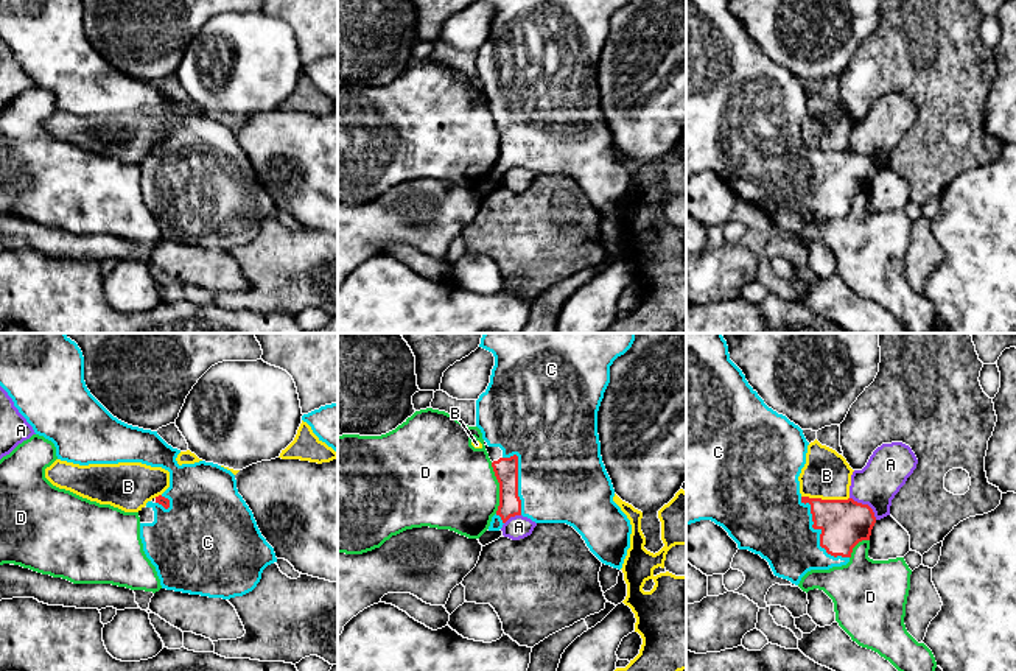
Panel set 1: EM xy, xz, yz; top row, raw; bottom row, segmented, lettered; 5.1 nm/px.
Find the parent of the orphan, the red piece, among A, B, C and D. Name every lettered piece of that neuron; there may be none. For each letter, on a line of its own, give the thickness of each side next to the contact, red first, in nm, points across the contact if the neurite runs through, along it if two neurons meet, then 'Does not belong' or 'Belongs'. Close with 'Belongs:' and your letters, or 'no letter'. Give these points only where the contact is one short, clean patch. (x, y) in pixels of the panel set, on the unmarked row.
A: Thickness 240 nm (red) against 220 nm. Does not belong
B: Thickness 240 nm (red) against 240 nm. Does not belong
C: Thickness 240 nm (red) against 360 nm. Belongs
D: Thickness 130 nm (red) against 460 nm. Does not belong
Belongs: C

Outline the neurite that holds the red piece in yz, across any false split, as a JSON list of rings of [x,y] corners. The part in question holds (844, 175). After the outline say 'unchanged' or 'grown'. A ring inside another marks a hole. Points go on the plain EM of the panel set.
[[[686,0],[686,177],[711,171],[737,195],[766,210],[775,227],[798,237],[811,221],[829,221],[850,213],[853,199],[870,191],[873,160],[848,151],[809,149],[800,145],[798,128],[809,93],[803,81],[769,59],[730,11],[728,0]]]; grown

